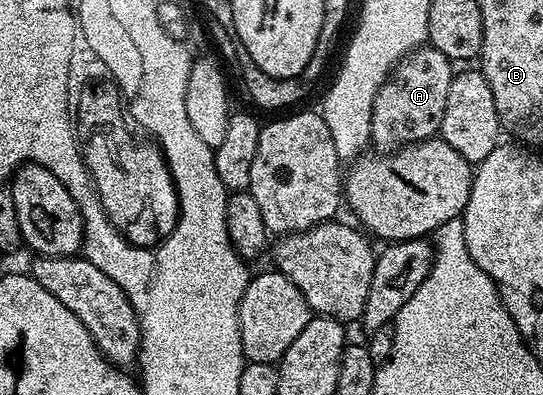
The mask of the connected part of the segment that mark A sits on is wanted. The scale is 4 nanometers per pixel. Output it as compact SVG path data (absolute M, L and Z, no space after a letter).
M431 45L417 47L378 89L372 110L371 144L380 153L395 153L409 143L439 136L446 97L454 74L453 60Z

